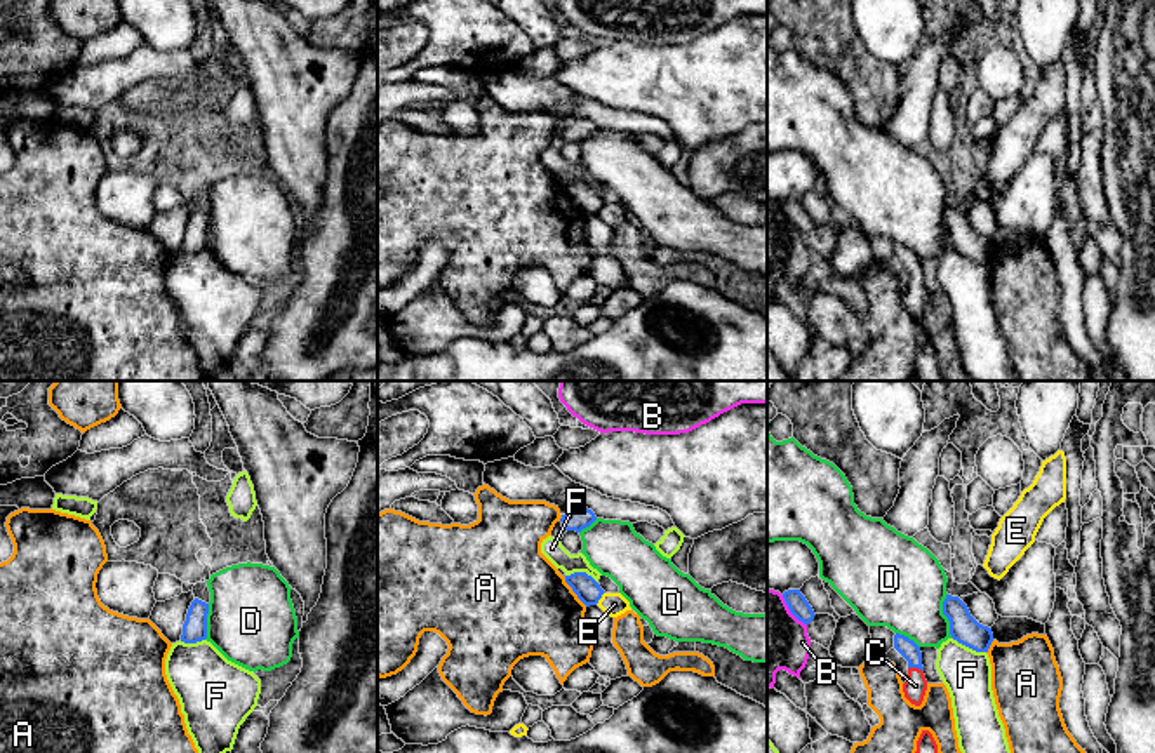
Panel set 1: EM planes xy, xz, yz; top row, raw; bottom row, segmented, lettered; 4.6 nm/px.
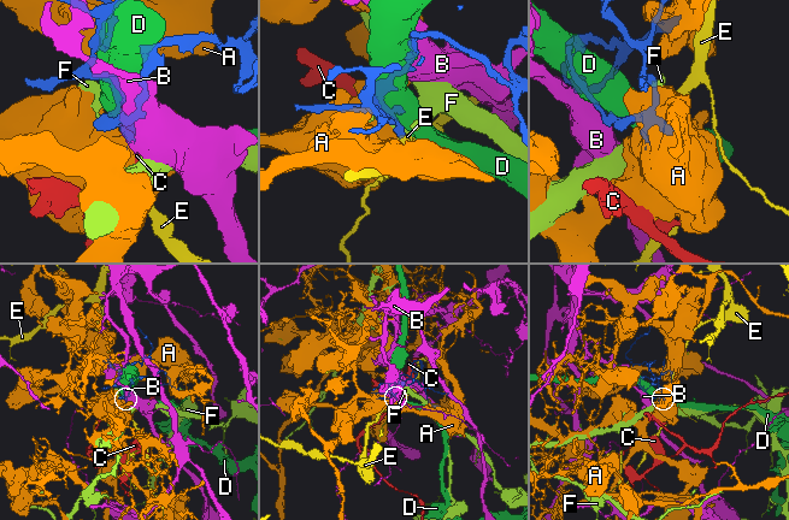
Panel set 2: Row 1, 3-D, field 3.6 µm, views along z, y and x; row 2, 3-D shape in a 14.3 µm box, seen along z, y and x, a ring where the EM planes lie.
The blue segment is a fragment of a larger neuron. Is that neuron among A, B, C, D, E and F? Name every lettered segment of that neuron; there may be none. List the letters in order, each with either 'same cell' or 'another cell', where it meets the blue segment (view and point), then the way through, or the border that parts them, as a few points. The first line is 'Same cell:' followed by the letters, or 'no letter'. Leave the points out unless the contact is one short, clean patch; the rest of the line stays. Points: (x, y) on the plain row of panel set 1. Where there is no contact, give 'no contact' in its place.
Same cell: C
A: another cell | xz (573, 200)
B: another cell | yz (790, 221)
C: same cell | yz (915, 277) | across yz (908, 259), (915, 277), (915, 296)
D: another cell | yz (945, 225)
E: another cell | xz (600, 207) | along xz (604, 202), (595, 214)
F: another cell | yz (969, 258) | along yz (952, 247), (985, 263)

